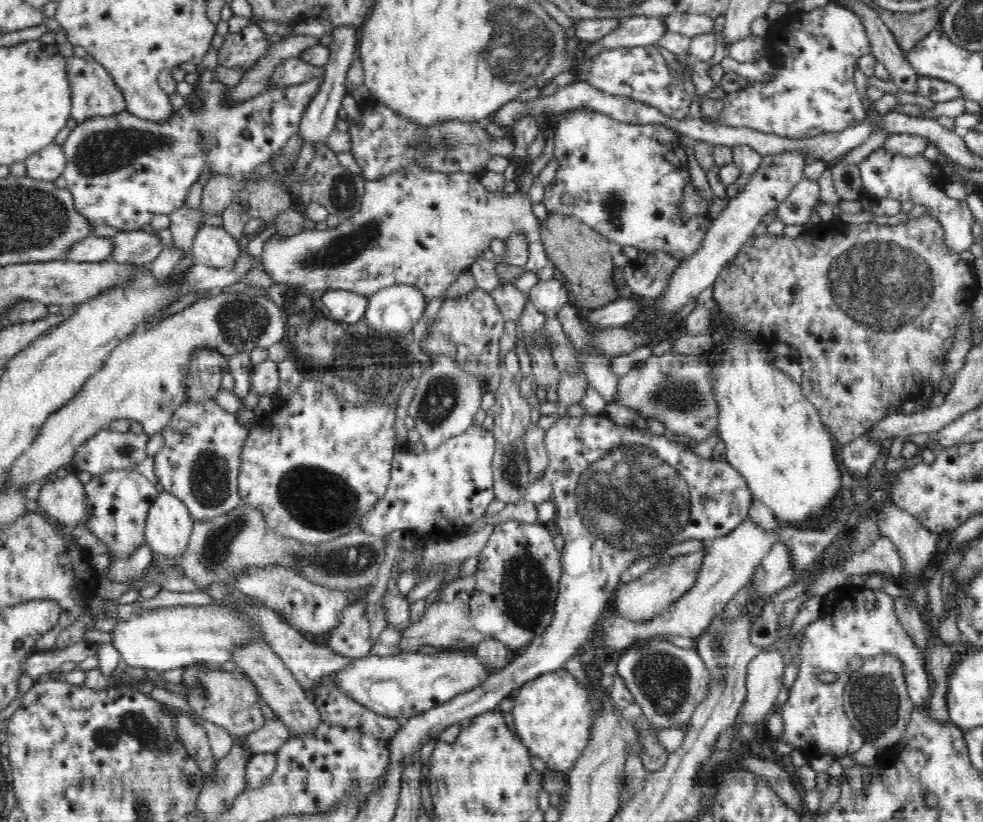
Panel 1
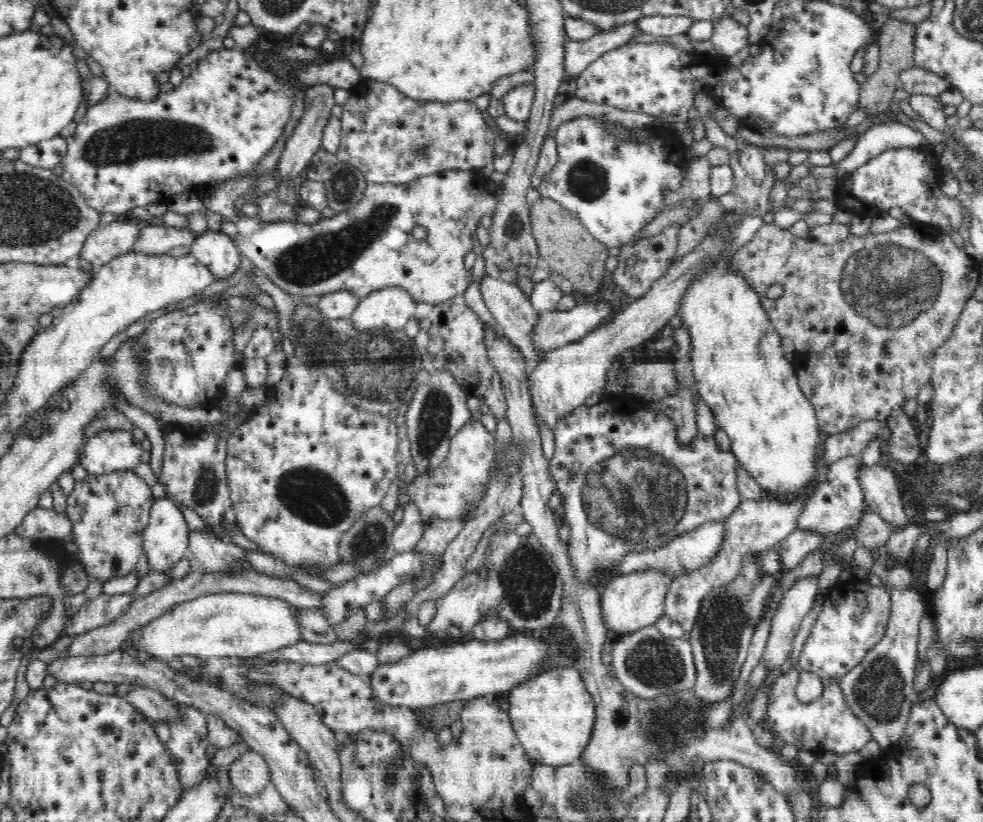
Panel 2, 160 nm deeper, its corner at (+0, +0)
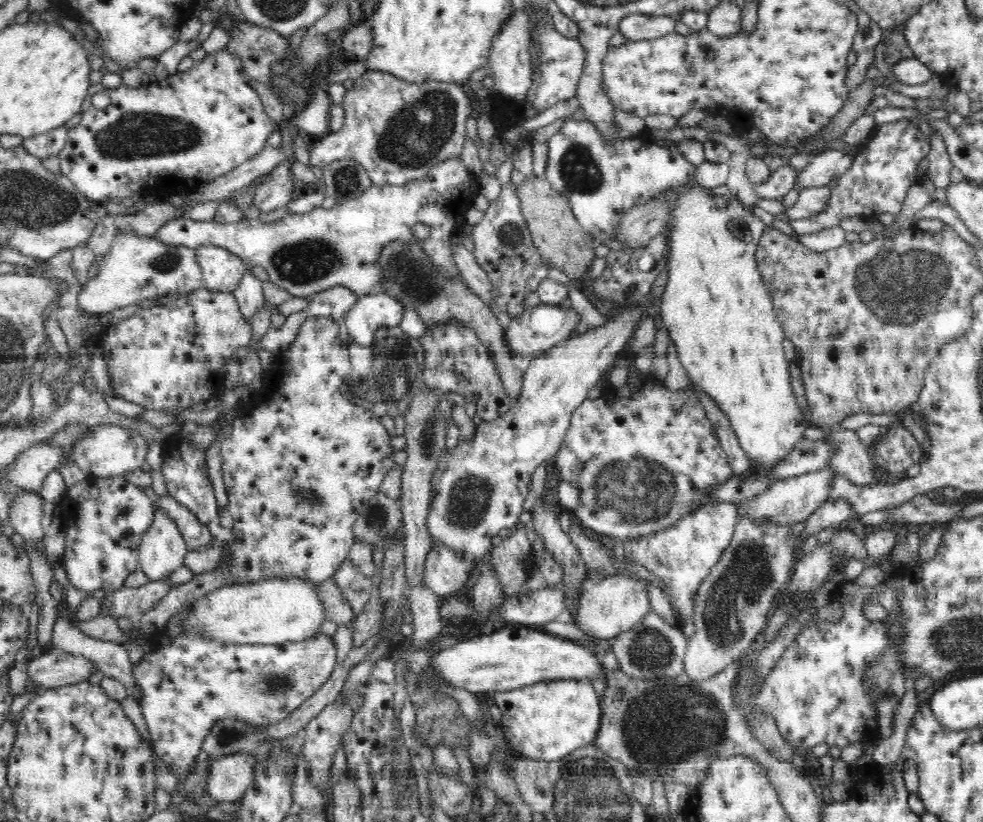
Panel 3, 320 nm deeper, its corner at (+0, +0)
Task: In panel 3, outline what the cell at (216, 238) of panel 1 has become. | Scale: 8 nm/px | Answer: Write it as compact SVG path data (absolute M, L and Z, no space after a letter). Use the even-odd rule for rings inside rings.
M200 246L197 261L203 273L203 288L211 291L236 290L246 272L246 262L221 246Z

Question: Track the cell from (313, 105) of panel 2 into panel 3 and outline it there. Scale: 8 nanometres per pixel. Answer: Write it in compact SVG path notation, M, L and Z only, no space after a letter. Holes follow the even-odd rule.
M292 156L290 160L278 164L266 182L255 187L253 196L253 205L261 212L266 213L276 210L294 198L293 174L291 171L291 162L295 158Z

